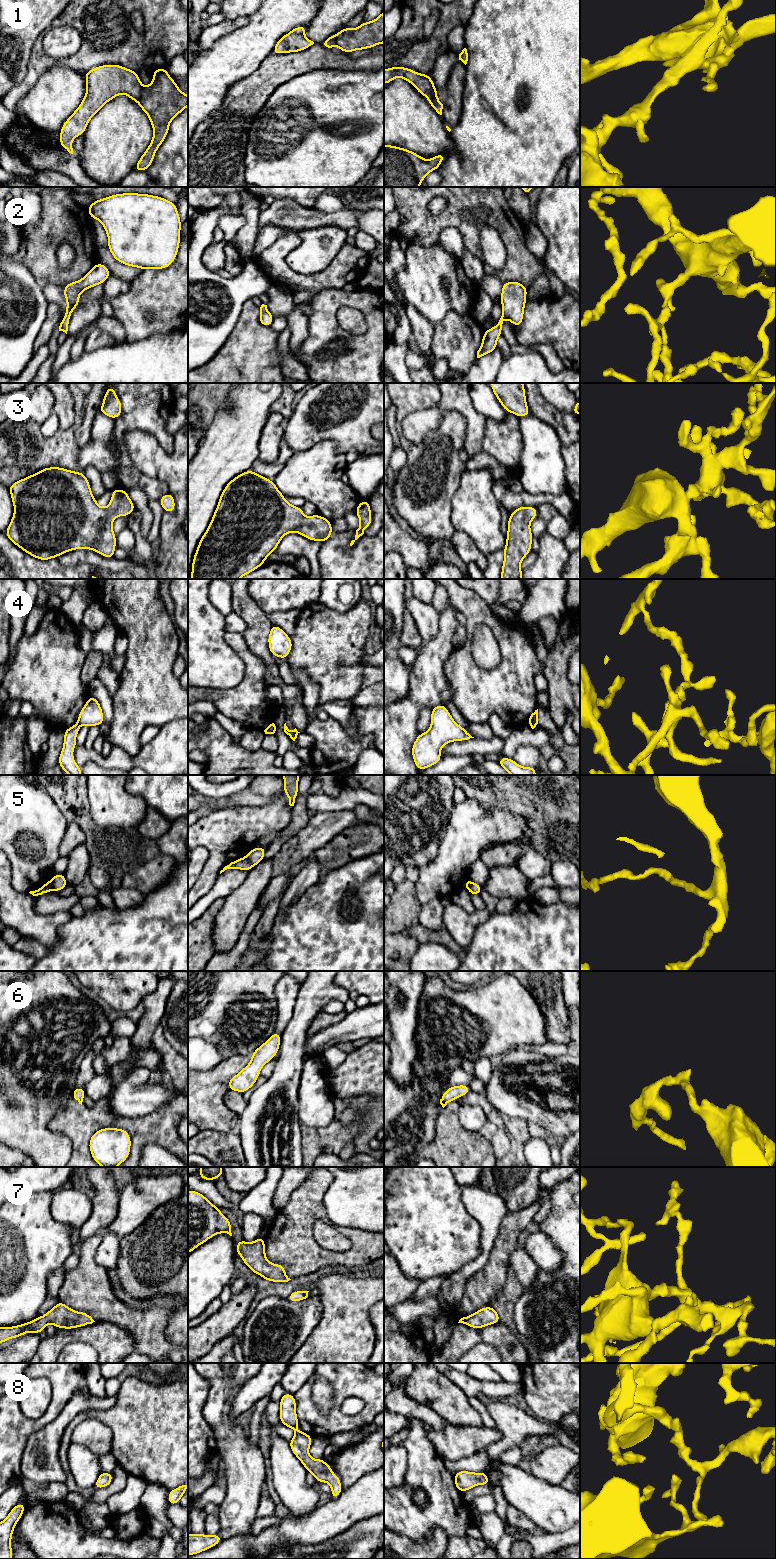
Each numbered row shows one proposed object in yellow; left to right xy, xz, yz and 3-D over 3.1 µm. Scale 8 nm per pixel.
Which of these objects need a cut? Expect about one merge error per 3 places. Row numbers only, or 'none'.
4, 5

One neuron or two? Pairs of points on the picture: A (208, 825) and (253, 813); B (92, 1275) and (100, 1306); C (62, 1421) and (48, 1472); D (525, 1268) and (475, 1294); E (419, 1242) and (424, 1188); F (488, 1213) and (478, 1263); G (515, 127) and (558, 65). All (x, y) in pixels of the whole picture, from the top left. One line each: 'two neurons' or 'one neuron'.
A: one neuron
B: one neuron
C: one neuron
D: two neurons
E: one neuron
F: one neuron
G: one neuron

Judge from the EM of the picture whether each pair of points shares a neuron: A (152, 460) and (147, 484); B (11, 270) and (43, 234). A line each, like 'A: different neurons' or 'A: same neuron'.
A: different neurons
B: different neurons

